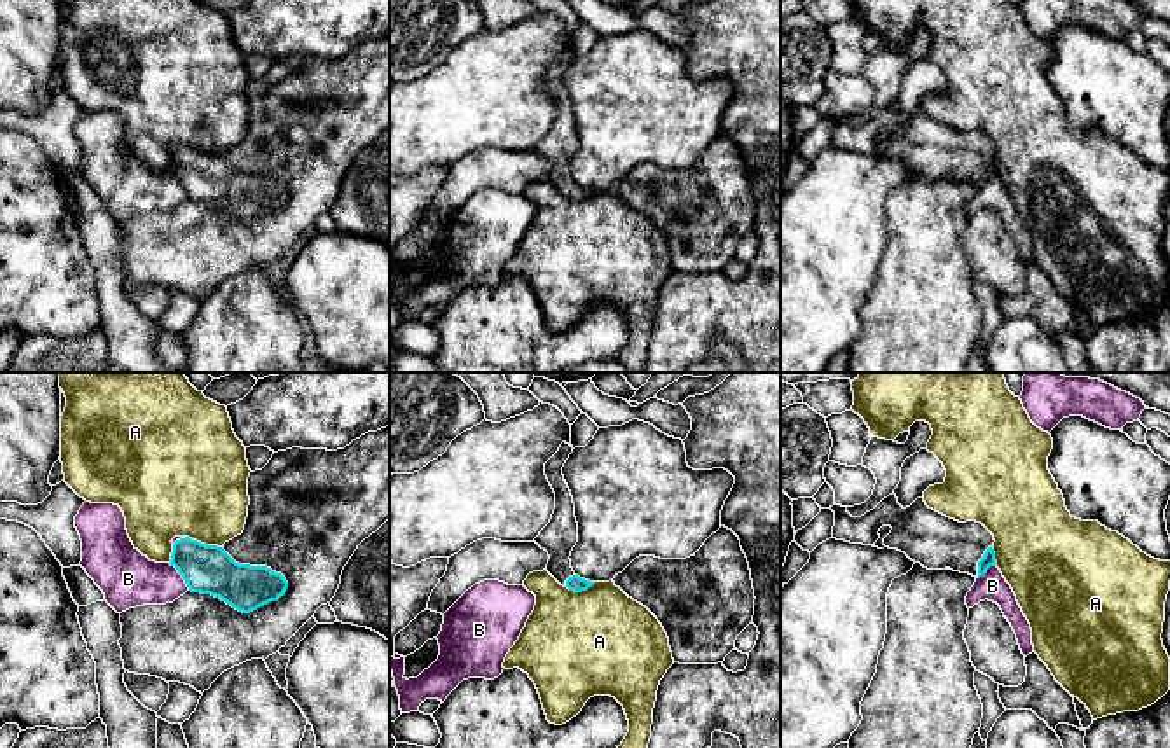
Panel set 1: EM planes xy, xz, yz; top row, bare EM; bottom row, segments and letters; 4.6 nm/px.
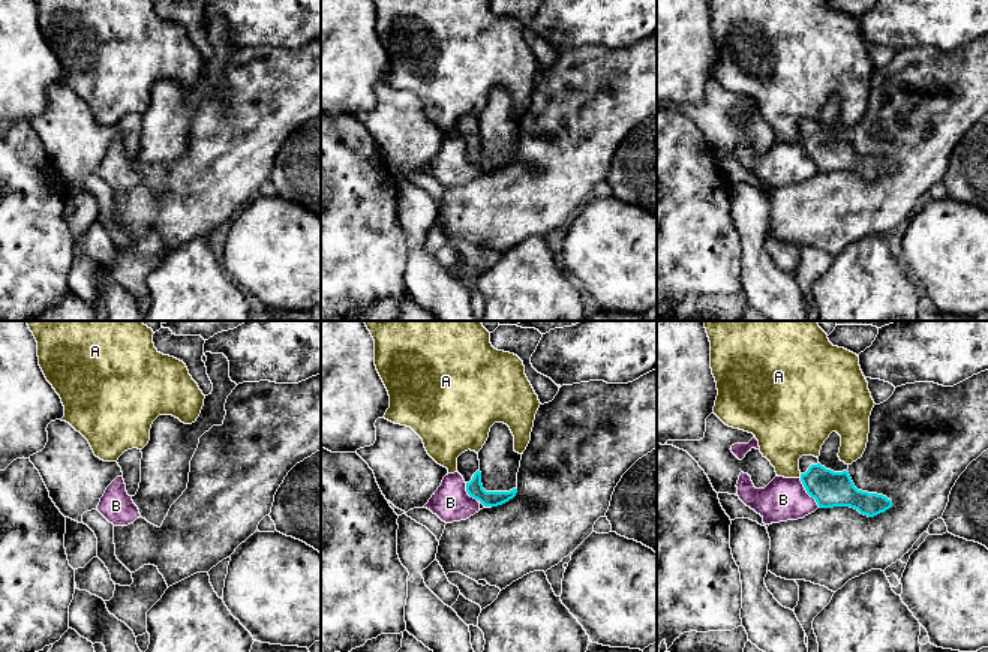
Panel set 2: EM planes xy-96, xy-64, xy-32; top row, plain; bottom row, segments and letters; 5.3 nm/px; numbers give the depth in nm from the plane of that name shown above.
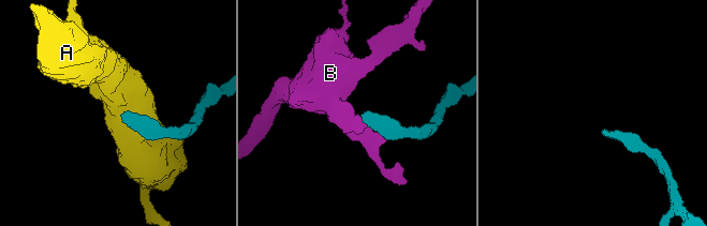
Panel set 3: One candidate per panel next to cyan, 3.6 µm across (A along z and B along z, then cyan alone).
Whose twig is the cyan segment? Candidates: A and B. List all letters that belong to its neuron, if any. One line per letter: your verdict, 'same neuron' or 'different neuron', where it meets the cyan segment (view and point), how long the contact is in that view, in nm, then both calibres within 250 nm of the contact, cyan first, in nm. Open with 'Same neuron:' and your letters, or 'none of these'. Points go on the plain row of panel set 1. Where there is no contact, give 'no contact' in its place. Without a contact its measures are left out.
Same neuron: none of these
A: different neuron | xy (205, 152) | 190 nm | 220/440 nm
B: different neuron | xy (180, 182) | 160 nm | 220/260 nm

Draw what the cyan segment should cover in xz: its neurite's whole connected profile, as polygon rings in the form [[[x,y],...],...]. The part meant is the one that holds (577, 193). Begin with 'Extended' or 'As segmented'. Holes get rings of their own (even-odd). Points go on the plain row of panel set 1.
Extended. [[[566,51],[545,72],[545,84],[555,101],[555,117],[550,131],[540,140],[534,150],[550,164],[547,180],[564,196],[575,201],[587,199],[595,190],[580,187],[571,177],[571,159],[578,150],[578,131],[571,100],[564,89],[562,75],[573,56]]]

